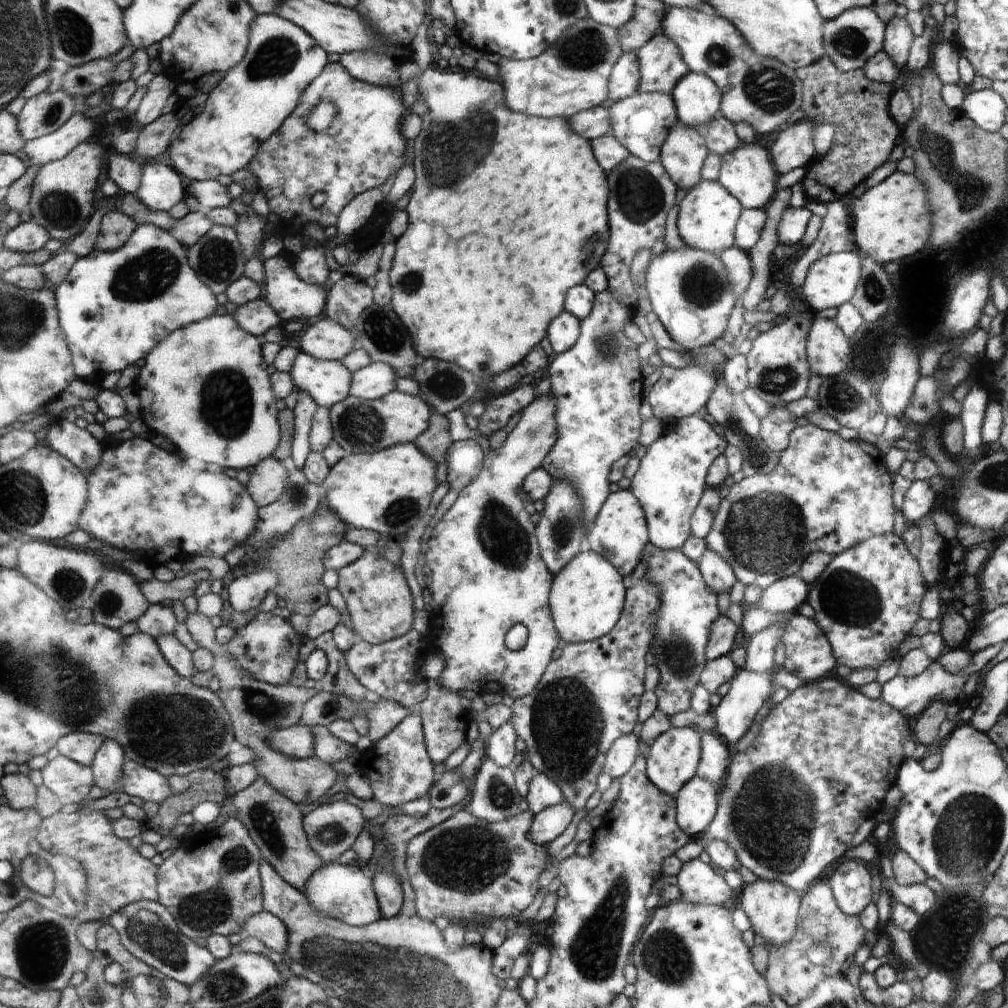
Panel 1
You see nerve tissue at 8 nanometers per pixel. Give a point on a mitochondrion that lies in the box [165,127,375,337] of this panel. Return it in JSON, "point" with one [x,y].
{"point":[218,258]}

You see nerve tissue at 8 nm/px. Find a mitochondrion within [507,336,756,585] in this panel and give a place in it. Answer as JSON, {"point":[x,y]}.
{"point":[563,530]}

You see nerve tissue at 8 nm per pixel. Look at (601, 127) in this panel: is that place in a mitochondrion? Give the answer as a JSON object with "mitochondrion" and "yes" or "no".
{"mitochondrion":"no"}

